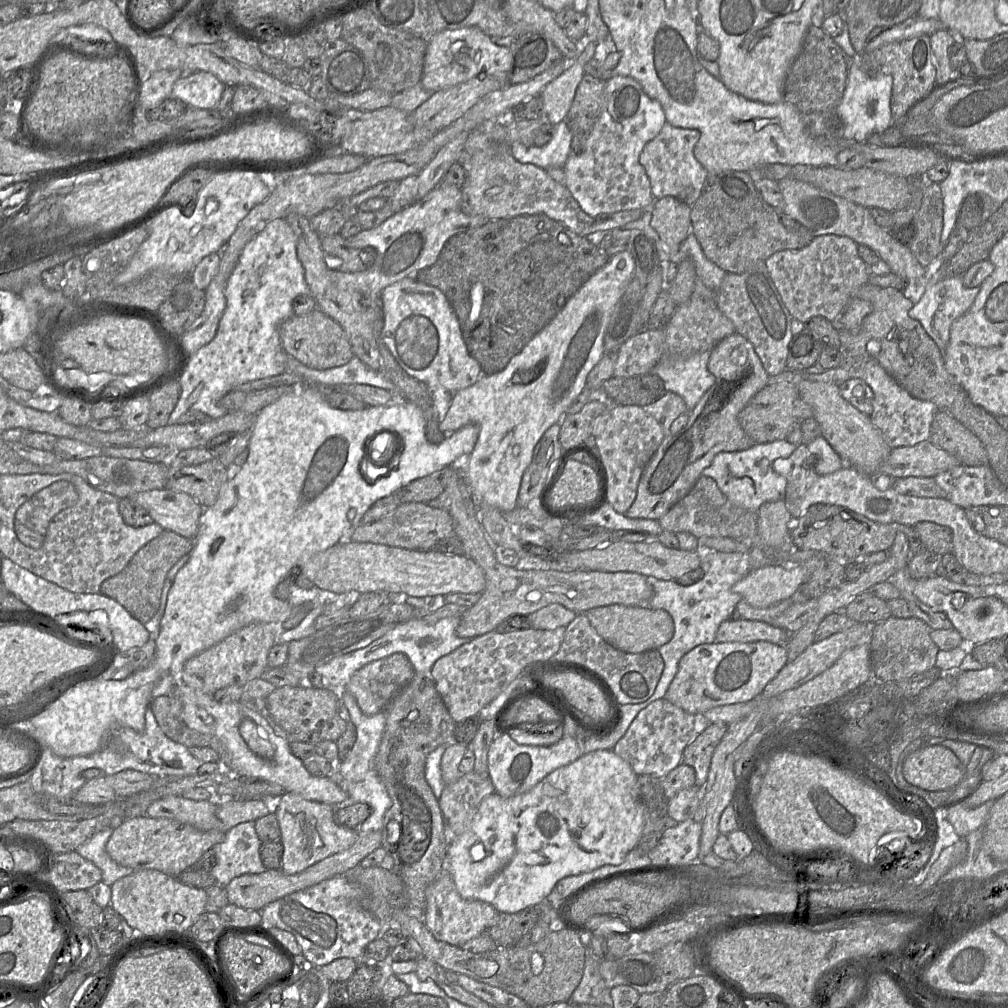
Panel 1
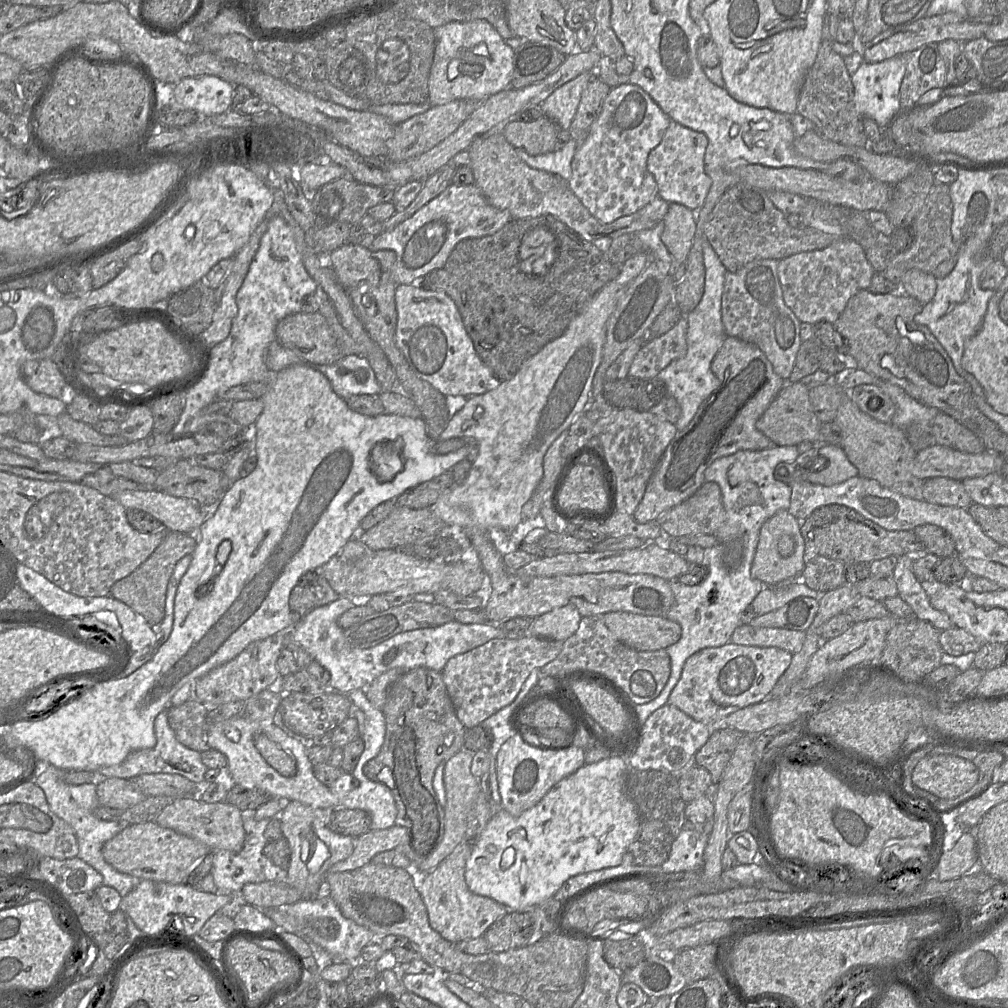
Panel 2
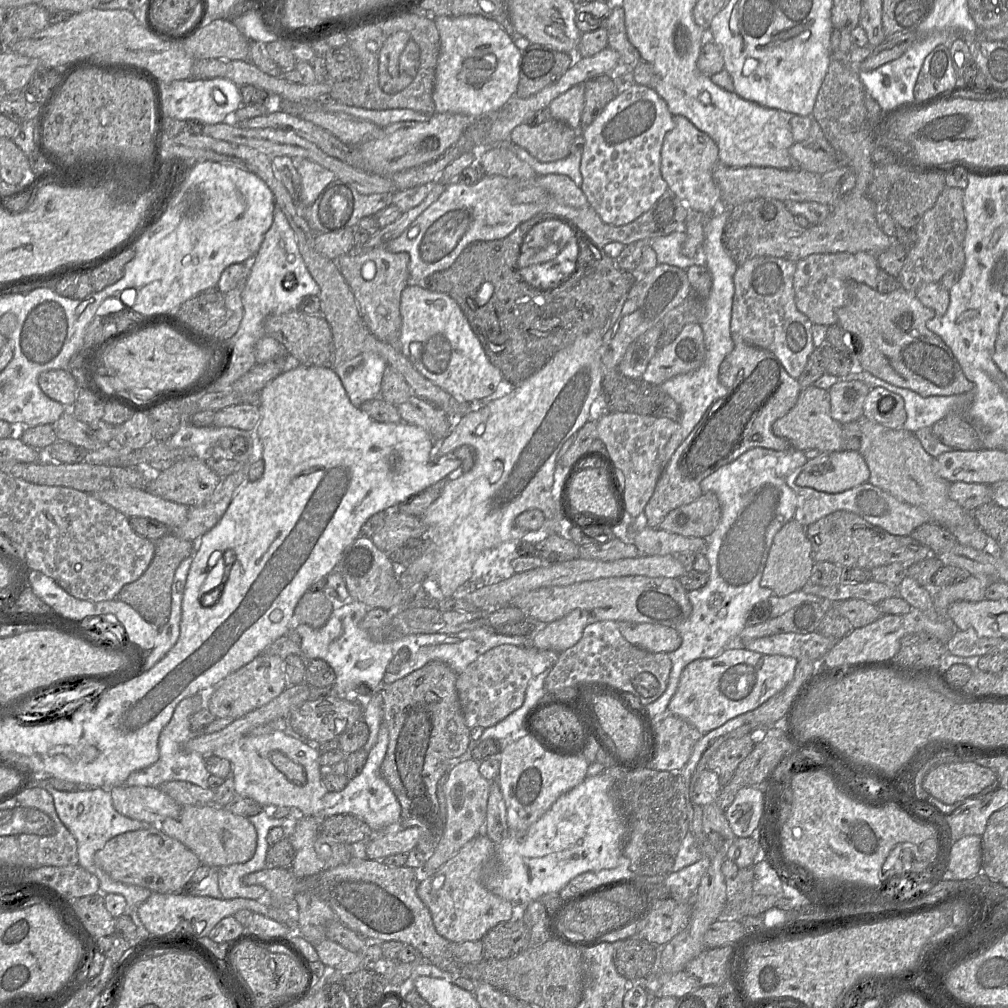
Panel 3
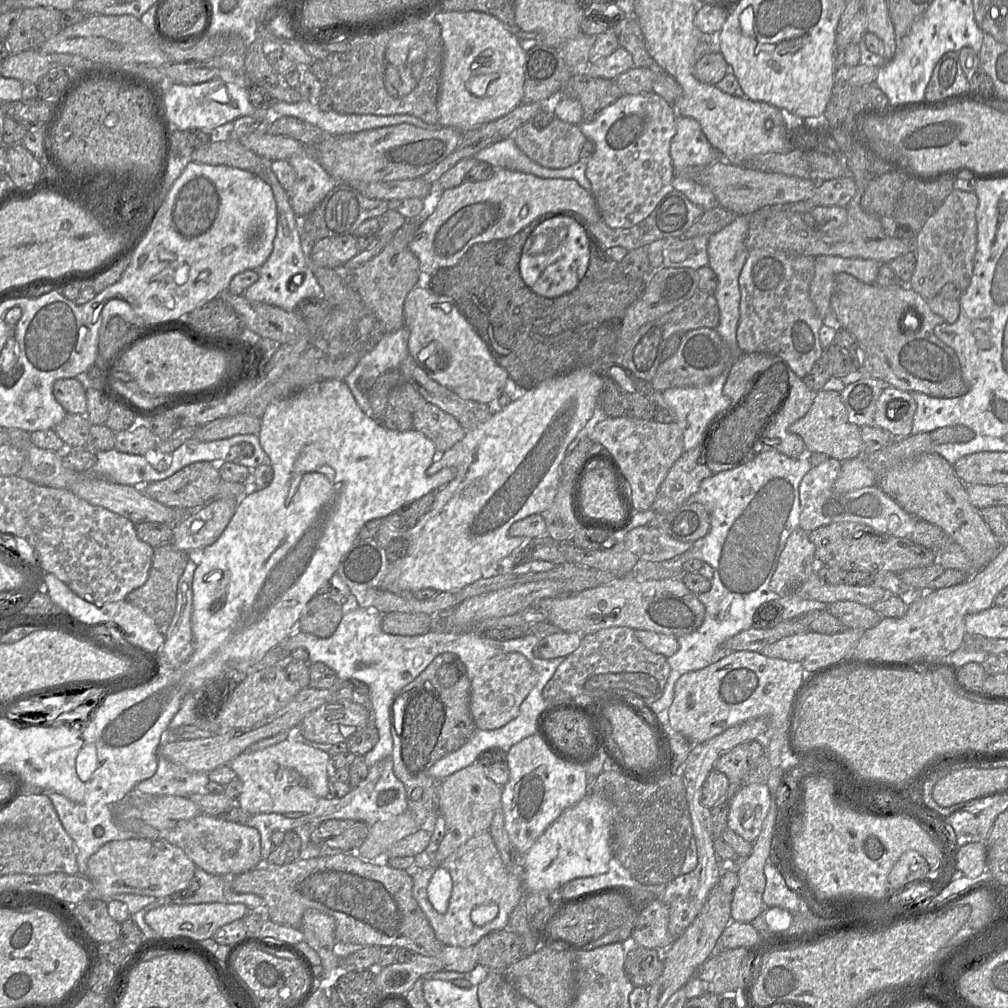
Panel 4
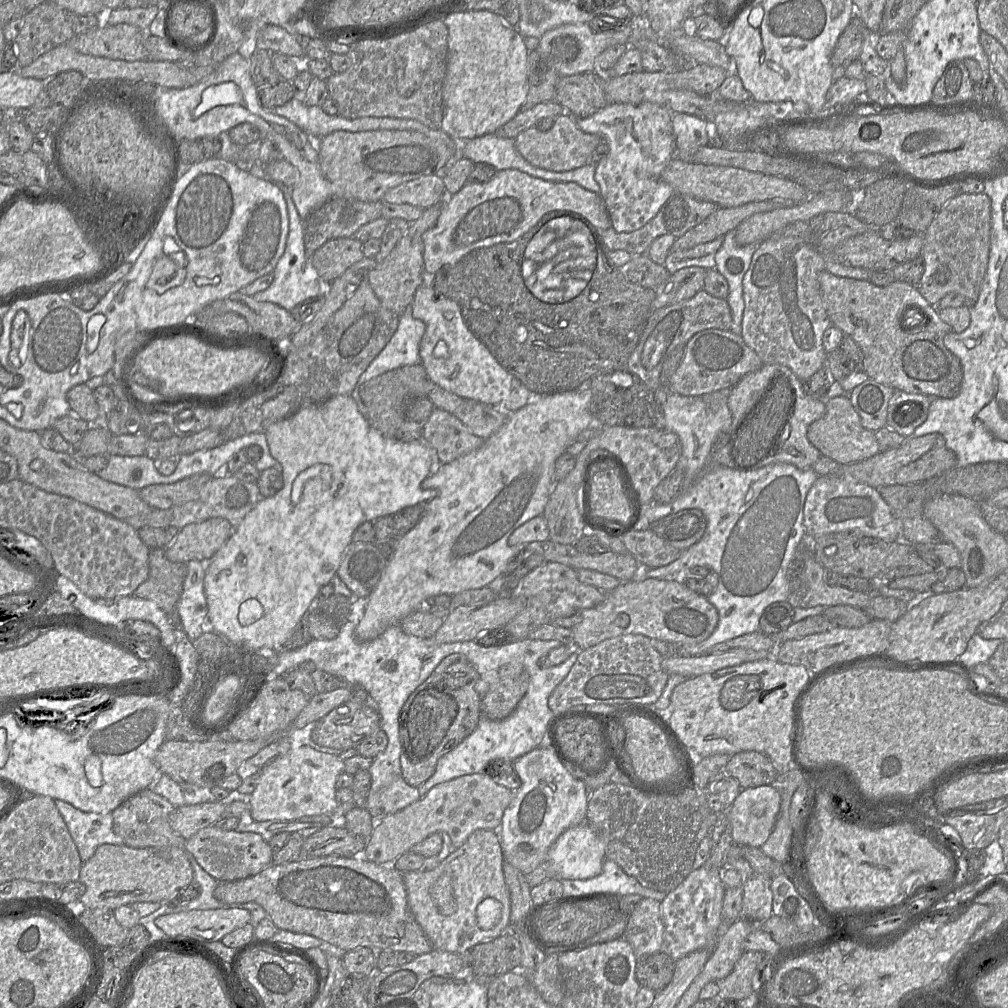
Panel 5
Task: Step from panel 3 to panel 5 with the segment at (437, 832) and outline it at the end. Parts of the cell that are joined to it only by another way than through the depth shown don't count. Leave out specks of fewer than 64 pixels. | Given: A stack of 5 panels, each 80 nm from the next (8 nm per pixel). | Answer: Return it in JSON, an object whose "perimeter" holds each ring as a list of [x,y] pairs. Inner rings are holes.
{"perimeter":[[[450,654],[443,658],[431,675],[410,694],[399,716],[401,774],[408,785],[418,788],[426,782],[434,774],[438,760],[455,749],[475,730],[481,712],[481,699],[476,691],[478,680],[479,673],[466,656]]]}

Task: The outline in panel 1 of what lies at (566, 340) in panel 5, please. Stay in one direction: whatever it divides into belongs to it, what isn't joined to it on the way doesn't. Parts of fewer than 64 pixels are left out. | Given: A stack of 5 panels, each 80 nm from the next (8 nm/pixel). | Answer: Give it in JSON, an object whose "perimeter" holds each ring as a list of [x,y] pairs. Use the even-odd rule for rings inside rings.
{"perimeter":[[[544,214],[520,215],[493,219],[457,233],[444,244],[436,262],[419,270],[414,280],[441,290],[460,324],[469,354],[478,362],[483,374],[503,370],[509,361],[562,310],[581,286],[608,261],[601,249]]]}

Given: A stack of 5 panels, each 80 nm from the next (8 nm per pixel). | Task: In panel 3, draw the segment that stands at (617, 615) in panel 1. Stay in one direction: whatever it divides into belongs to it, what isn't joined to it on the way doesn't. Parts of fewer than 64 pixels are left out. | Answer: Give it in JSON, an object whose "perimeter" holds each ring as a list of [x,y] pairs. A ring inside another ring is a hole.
{"perimeter":[[[627,621],[617,622],[617,625],[628,642],[650,652],[669,653],[681,645],[676,627]]]}

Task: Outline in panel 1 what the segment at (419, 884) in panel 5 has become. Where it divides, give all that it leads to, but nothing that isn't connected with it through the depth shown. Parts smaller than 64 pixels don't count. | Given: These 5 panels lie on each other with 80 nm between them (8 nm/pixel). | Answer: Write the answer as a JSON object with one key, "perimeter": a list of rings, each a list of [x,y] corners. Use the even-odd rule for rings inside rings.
{"perimeter":[[[443,871],[426,891],[425,920],[433,936],[440,941],[454,946],[462,946],[482,933],[498,921],[500,913],[490,904],[467,900],[460,896],[450,873]]]}

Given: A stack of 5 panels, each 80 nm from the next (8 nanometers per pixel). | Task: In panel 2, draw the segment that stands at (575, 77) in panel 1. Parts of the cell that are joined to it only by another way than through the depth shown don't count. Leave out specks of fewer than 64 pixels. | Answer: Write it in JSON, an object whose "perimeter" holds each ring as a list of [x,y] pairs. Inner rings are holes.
{"perimeter":[[[585,72],[552,92],[542,103],[546,118],[553,120],[564,131],[569,131],[579,106],[581,95],[593,72]]]}

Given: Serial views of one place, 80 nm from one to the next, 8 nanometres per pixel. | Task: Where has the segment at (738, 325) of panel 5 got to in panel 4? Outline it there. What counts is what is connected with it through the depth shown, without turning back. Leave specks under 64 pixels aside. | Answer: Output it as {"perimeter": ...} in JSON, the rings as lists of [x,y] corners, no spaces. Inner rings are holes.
{"perimeter":[[[738,215],[733,222],[719,232],[708,236],[707,252],[709,267],[718,277],[718,286],[714,292],[720,310],[720,322],[715,328],[717,333],[730,347],[734,361],[742,353],[737,343],[737,329],[740,318],[741,292],[739,288],[739,276],[750,254],[747,247],[749,228],[749,215]]]}

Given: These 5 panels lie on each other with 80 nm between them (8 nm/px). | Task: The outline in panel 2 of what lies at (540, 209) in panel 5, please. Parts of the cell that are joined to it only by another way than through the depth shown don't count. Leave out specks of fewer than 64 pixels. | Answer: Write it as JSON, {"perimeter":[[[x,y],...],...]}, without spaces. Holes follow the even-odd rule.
{"perimeter":[[[451,184],[410,218],[375,236],[368,248],[392,250],[396,254],[394,281],[397,284],[416,284],[419,278],[443,267],[458,242],[493,235],[512,220],[509,211],[493,206],[476,185]]]}

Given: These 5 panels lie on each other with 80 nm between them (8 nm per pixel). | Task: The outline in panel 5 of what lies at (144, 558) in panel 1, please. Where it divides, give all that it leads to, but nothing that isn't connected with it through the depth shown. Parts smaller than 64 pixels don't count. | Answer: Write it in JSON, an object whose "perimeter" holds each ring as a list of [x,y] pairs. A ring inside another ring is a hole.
{"perimeter":[[[152,548],[148,578],[132,595],[153,601],[165,613],[172,612],[182,594],[186,574],[186,563],[171,562],[164,549]]]}

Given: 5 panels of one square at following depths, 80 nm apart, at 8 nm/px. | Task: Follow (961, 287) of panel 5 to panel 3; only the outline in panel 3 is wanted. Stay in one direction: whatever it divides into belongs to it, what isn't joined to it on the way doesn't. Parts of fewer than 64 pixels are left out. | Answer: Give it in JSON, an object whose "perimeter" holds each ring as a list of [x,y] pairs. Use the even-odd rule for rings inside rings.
{"perimeter":[[[945,187],[935,205],[916,226],[917,243],[908,251],[905,263],[897,276],[900,288],[915,292],[921,285],[940,282],[949,271],[961,272],[965,265],[964,240],[967,222],[964,210],[964,190]]]}

